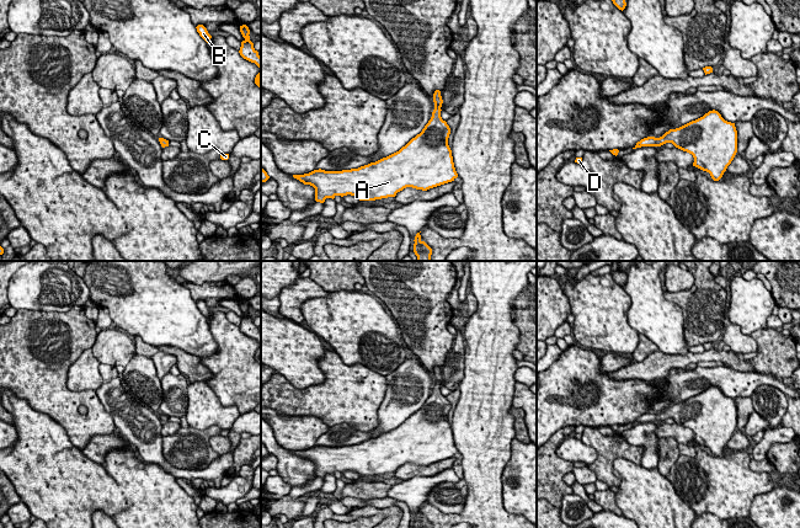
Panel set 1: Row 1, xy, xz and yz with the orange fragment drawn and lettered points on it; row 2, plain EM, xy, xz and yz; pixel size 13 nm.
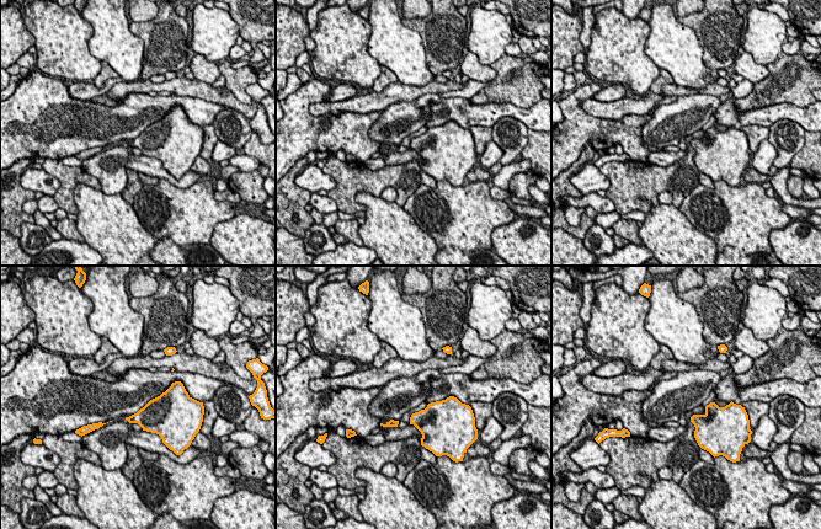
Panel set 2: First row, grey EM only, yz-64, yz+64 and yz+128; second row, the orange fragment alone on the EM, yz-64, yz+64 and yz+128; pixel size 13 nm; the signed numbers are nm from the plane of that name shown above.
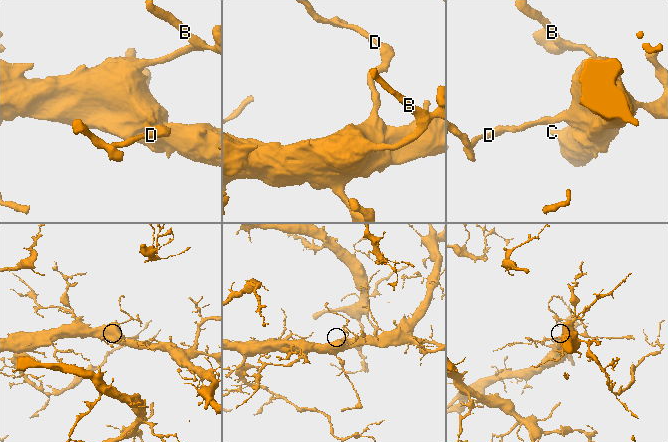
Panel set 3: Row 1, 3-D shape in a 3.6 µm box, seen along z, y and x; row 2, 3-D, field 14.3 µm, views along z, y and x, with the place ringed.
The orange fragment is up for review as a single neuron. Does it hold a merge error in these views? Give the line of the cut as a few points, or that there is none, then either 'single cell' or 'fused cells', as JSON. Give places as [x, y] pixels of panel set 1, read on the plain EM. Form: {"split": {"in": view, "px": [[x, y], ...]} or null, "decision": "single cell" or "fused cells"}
{"split": null, "decision": "single cell"}

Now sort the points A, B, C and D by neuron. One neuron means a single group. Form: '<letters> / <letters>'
A B C D

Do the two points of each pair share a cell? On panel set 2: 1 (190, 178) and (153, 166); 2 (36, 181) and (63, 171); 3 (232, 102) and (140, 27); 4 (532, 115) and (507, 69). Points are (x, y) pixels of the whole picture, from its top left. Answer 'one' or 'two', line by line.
1: one
2: two
3: two
4: two

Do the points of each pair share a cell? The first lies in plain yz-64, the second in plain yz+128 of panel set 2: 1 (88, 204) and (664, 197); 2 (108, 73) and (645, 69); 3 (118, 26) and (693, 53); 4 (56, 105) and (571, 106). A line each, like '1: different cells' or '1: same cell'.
1: different cells
2: different cells
3: same cell
4: same cell

